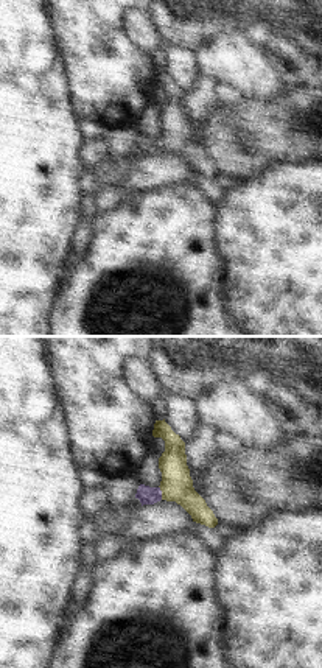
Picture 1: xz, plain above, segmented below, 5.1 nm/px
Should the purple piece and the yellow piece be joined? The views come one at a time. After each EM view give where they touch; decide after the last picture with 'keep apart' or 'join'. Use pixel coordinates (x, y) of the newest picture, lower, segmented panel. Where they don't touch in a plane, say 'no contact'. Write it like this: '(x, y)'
(160, 492)

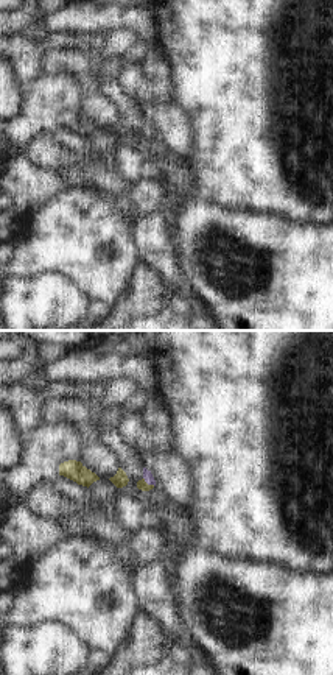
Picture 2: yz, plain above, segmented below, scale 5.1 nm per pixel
(148, 484)

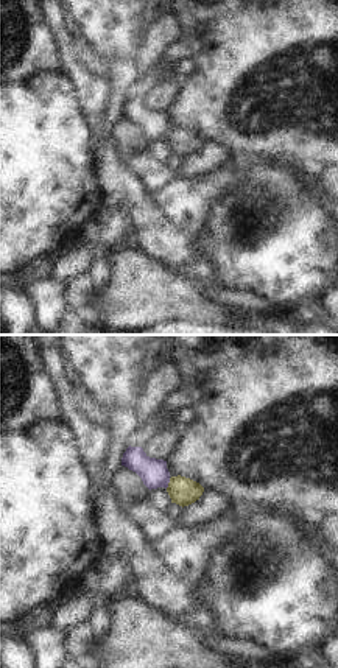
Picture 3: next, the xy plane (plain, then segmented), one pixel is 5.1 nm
(168, 481)

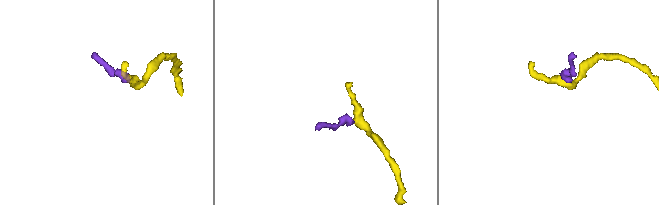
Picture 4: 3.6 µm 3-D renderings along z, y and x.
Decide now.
join

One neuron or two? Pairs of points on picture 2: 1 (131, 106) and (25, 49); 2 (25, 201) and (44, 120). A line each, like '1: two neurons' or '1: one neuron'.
1: one neuron
2: one neuron

